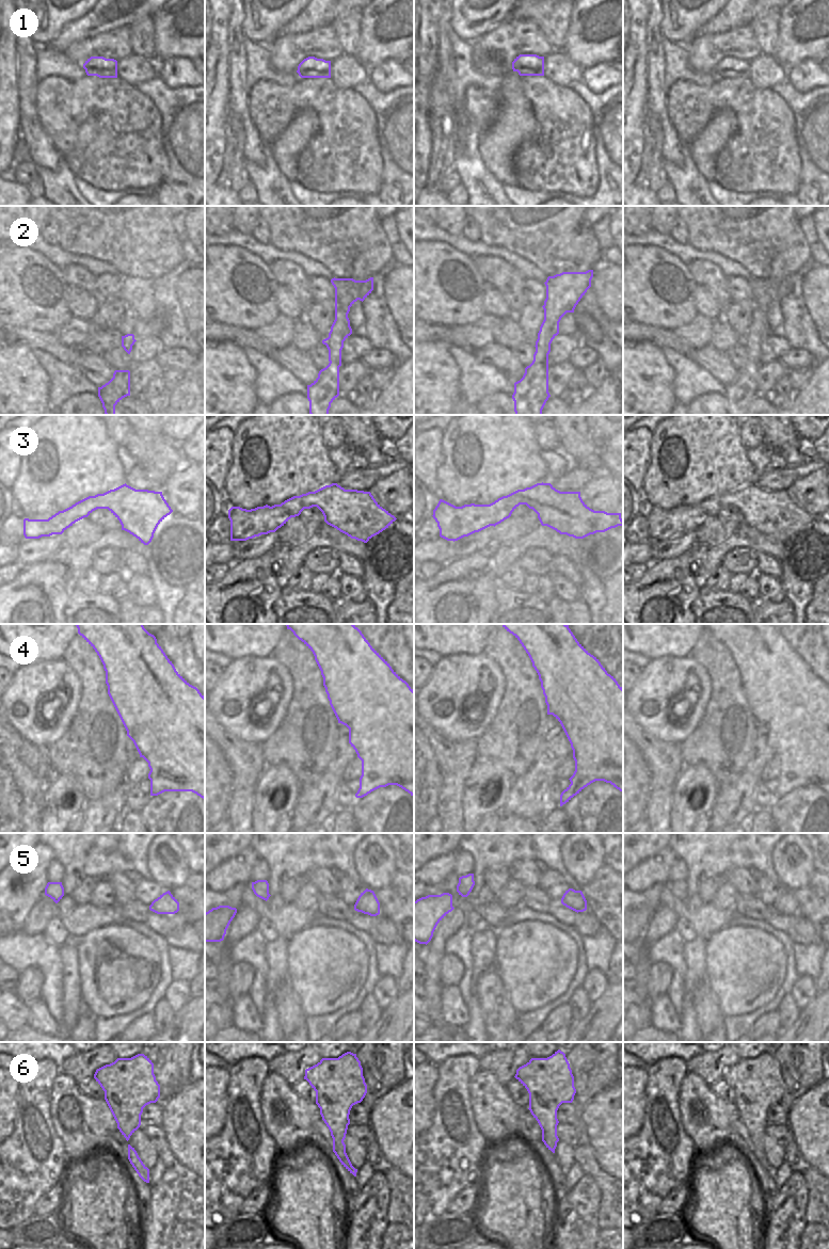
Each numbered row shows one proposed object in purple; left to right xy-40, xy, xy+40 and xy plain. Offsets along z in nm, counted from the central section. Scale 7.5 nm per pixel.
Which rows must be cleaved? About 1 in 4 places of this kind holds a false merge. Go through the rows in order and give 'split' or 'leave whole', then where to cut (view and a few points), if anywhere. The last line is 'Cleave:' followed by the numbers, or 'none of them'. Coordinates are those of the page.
1: leave whole; no cut
2: leave whole; no cut
3: leave whole; no cut
4: leave whole; no cut
5: leave whole; no cut
6: leave whole; no cut
Cleave: none of them

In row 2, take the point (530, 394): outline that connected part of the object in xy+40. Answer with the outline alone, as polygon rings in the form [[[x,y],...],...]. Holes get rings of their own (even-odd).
[[[593,270],[586,272],[562,272],[548,276],[544,320],[538,333],[532,363],[525,368],[523,378],[514,383],[515,415],[542,415],[542,410],[551,397],[548,393],[548,354],[551,343],[559,334],[559,322],[567,313],[574,309],[591,287]]]

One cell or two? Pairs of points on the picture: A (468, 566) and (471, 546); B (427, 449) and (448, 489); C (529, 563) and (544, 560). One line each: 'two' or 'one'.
A: two
B: two
C: one

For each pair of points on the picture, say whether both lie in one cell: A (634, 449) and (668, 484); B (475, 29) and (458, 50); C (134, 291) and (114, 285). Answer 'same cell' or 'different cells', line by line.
A: different cells
B: different cells
C: different cells

